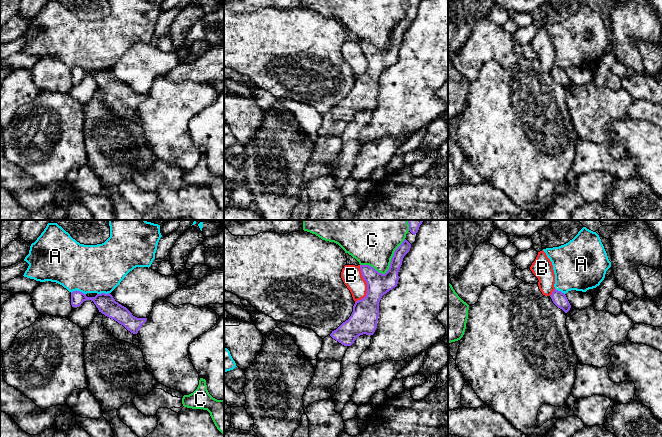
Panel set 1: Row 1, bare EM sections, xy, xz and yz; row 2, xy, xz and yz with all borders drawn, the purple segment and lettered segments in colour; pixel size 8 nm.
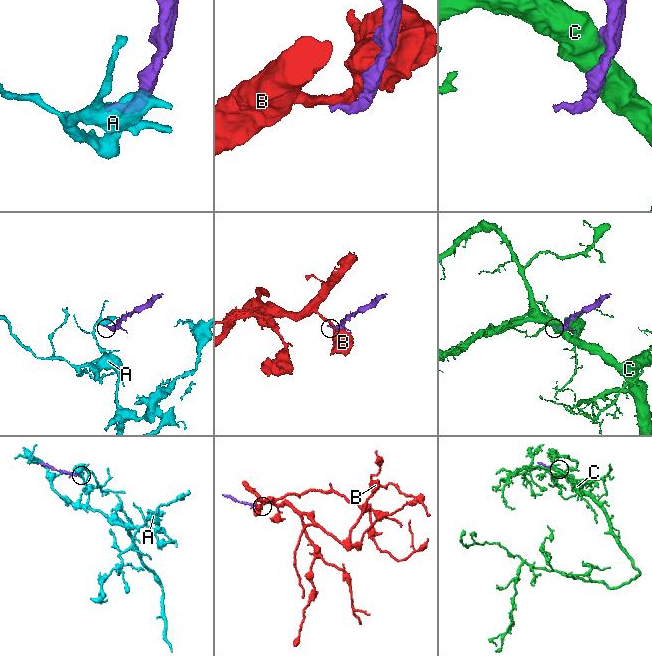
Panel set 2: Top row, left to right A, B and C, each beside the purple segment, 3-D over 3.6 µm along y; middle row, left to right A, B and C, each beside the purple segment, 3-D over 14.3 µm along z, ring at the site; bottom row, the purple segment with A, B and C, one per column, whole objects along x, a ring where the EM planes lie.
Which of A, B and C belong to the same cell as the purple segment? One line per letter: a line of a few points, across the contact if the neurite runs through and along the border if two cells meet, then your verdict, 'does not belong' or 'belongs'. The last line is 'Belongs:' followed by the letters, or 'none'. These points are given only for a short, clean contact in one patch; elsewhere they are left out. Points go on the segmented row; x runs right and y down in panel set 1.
A: line xy (71, 292), (76, 290), (85, 294); does not belong
B: does not belong
C: does not belong
Belongs: none

